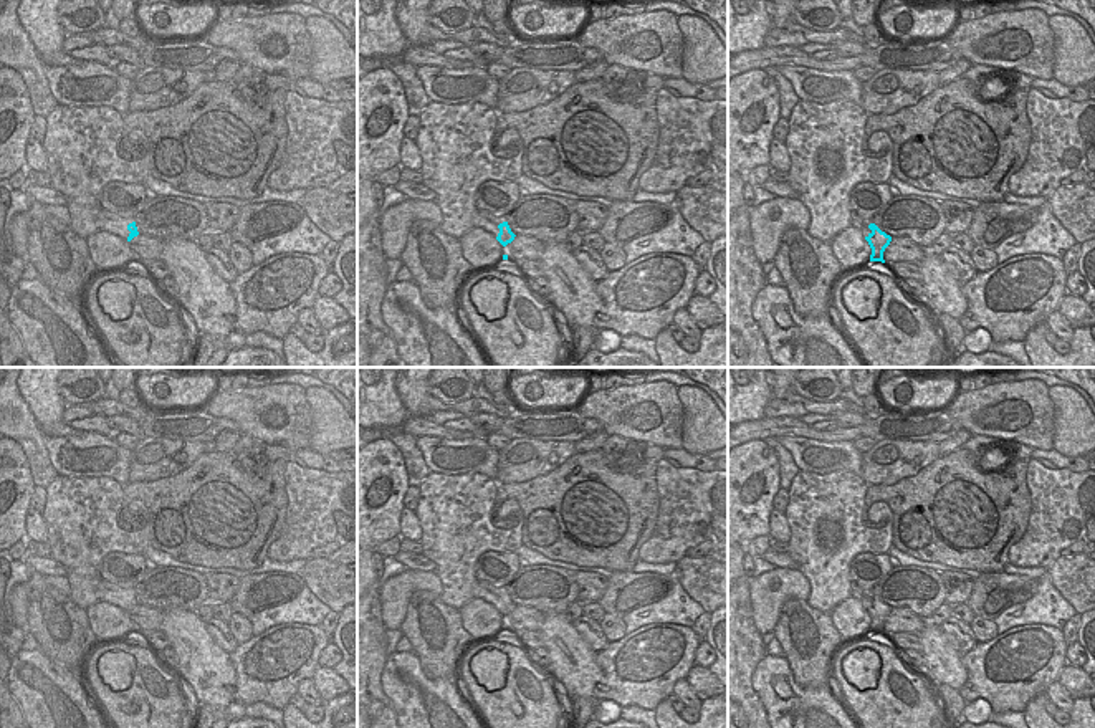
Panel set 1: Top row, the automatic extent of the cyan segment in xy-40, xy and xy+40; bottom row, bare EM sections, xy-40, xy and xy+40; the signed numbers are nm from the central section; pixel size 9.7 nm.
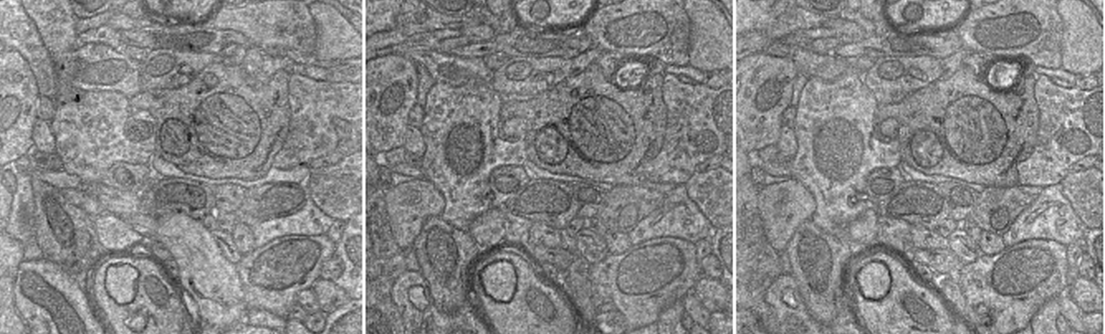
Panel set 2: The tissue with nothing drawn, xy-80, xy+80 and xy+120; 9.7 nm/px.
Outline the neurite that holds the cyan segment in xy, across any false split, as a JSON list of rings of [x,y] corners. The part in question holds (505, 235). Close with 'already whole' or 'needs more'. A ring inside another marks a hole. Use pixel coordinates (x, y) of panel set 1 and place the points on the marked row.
[[[476,212],[475,228],[483,228],[485,232],[491,233],[503,247],[511,243],[516,237],[504,217],[493,217],[486,212]]]; needs more

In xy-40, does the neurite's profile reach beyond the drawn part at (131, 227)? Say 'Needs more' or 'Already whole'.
Needs more.

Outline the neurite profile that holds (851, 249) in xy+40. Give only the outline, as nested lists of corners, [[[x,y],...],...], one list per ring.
[[[849,227],[830,242],[832,253],[844,270],[858,268],[870,260],[872,248],[862,232]]]

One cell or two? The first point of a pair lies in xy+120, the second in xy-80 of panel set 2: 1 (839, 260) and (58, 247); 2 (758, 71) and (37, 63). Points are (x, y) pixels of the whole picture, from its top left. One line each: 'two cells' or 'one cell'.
1: one cell
2: two cells

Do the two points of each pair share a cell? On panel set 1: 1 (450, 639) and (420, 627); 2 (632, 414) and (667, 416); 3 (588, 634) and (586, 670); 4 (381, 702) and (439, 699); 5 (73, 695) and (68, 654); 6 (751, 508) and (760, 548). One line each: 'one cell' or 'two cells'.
1: one cell
2: one cell
3: two cells
4: two cells
5: two cells
6: two cells

